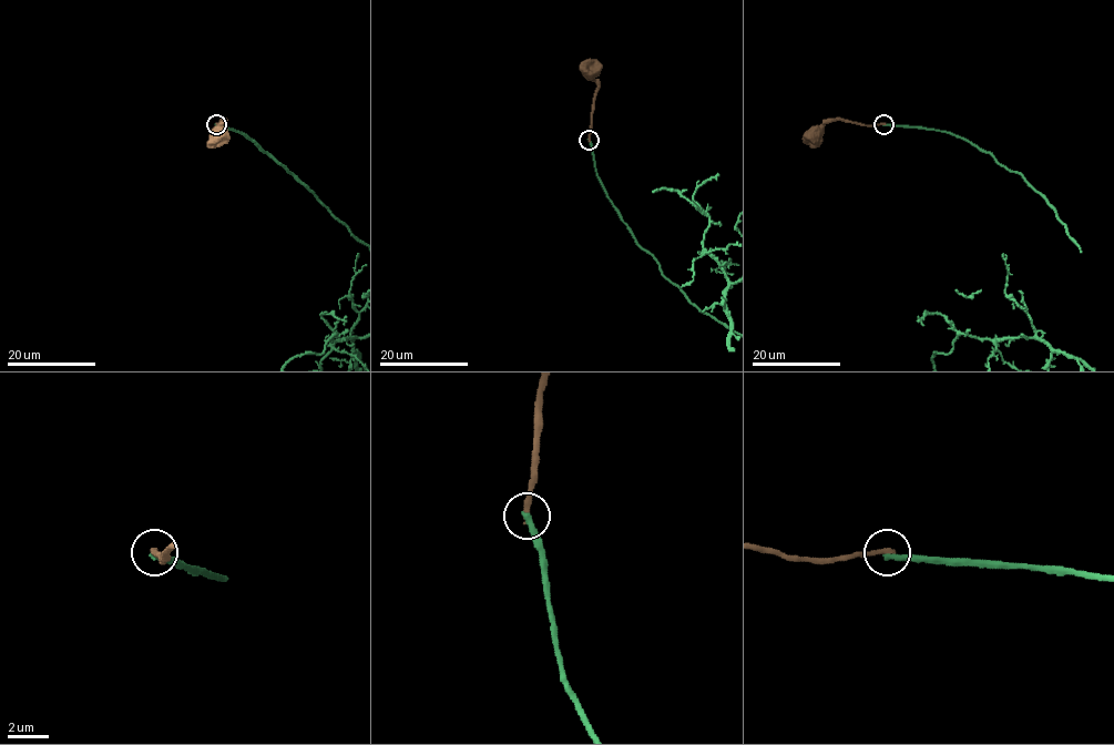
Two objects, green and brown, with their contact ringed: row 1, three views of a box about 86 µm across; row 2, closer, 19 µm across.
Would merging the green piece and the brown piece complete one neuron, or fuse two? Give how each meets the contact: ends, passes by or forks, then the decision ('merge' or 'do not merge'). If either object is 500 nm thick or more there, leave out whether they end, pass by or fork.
green ends | brown ends | do not merge

